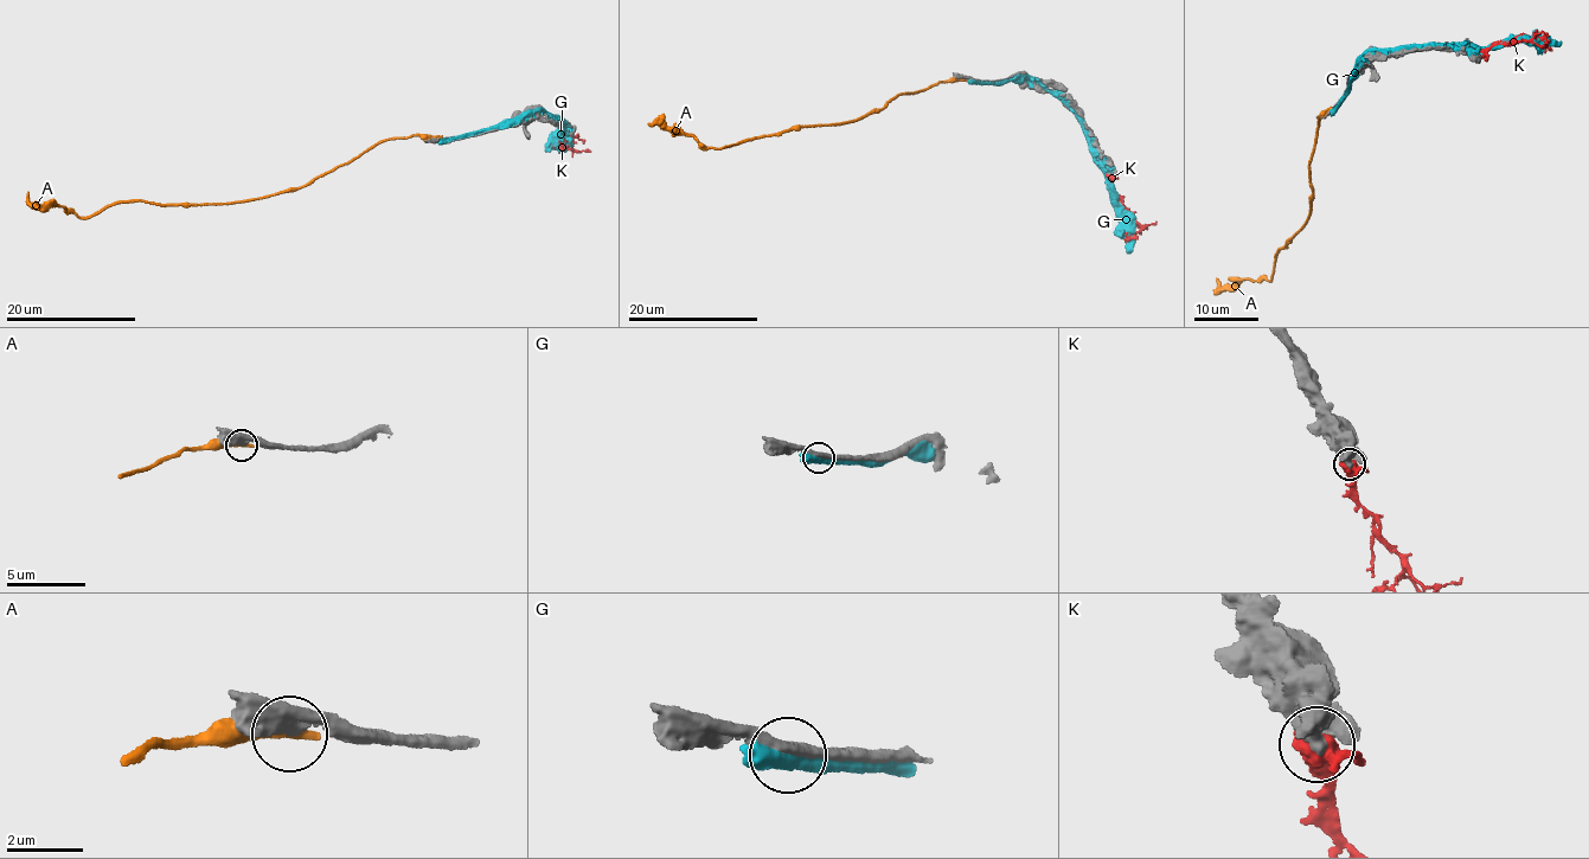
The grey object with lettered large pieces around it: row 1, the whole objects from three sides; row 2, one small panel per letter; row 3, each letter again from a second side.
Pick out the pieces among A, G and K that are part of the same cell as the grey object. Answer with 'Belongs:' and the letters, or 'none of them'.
Belongs: none of them

